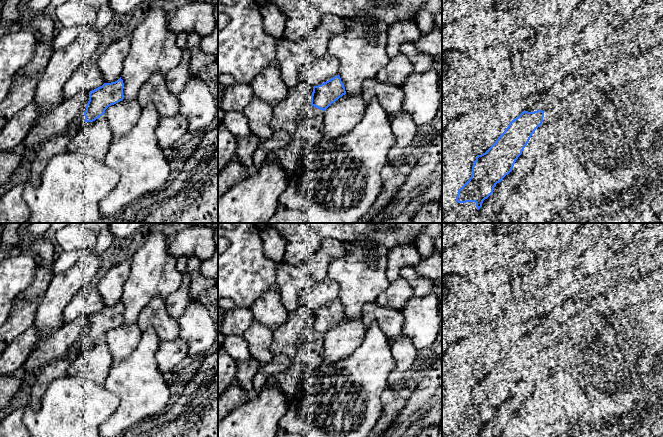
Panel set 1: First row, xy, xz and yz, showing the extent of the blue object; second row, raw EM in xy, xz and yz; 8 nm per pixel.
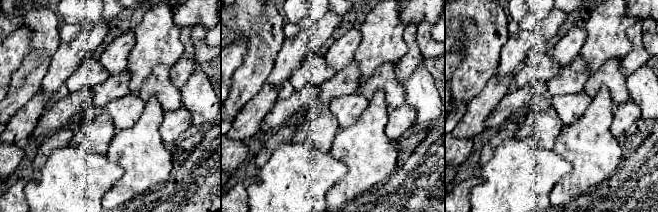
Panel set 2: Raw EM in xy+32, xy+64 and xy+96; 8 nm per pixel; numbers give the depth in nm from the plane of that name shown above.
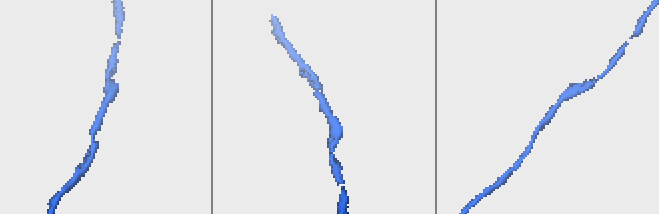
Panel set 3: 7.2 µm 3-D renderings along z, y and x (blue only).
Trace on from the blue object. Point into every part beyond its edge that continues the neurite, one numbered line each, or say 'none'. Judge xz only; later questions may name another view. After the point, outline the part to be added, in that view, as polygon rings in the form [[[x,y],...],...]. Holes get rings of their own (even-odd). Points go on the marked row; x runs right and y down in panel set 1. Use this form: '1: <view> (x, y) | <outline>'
none

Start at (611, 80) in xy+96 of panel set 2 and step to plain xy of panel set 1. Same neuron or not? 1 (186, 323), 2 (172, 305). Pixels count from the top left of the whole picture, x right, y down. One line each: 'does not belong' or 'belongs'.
1: does not belong
2: does not belong

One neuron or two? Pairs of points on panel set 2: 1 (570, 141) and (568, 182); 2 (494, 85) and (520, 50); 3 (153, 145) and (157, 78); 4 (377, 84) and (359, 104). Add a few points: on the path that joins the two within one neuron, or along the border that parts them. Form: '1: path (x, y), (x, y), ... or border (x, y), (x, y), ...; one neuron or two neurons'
1: path (576, 151), (576, 172); one neuron
2: border (494, 76), (510, 76), (512, 78); two neurons
3: border (145, 101), (154, 96), (164, 111); two neurons
4: border (358, 91), (368, 99); two neurons

